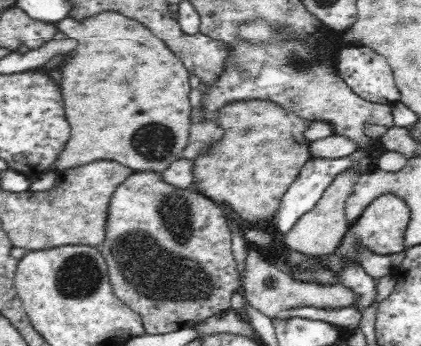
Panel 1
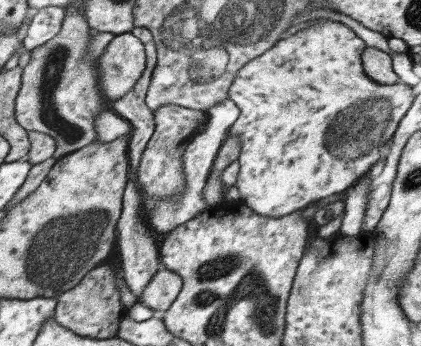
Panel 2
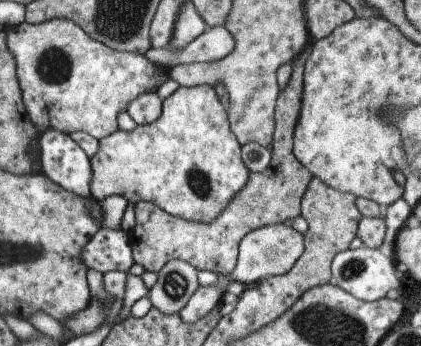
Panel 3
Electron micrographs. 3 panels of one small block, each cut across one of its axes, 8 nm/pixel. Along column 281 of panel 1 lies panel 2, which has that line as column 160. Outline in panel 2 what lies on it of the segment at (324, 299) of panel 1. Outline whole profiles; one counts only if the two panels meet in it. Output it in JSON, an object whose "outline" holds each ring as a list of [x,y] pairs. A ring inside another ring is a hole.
{"outline":[[[161,266],[157,270],[157,274],[147,282],[147,286],[141,292],[141,296],[137,298],[137,302],[147,306],[149,310],[155,310],[157,314],[165,314],[167,308],[179,296],[181,288],[183,288],[181,276]]]}

